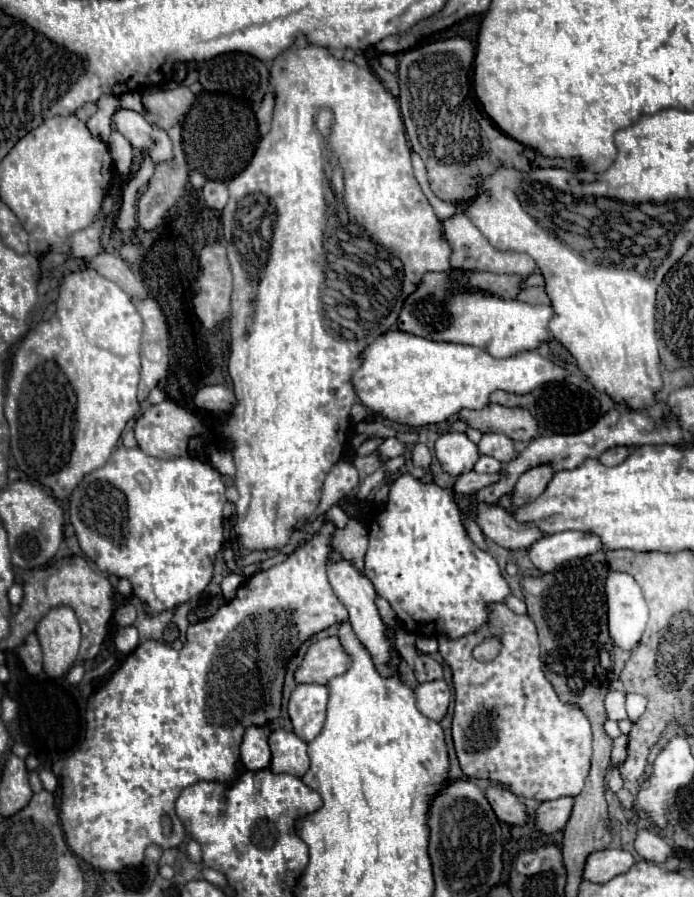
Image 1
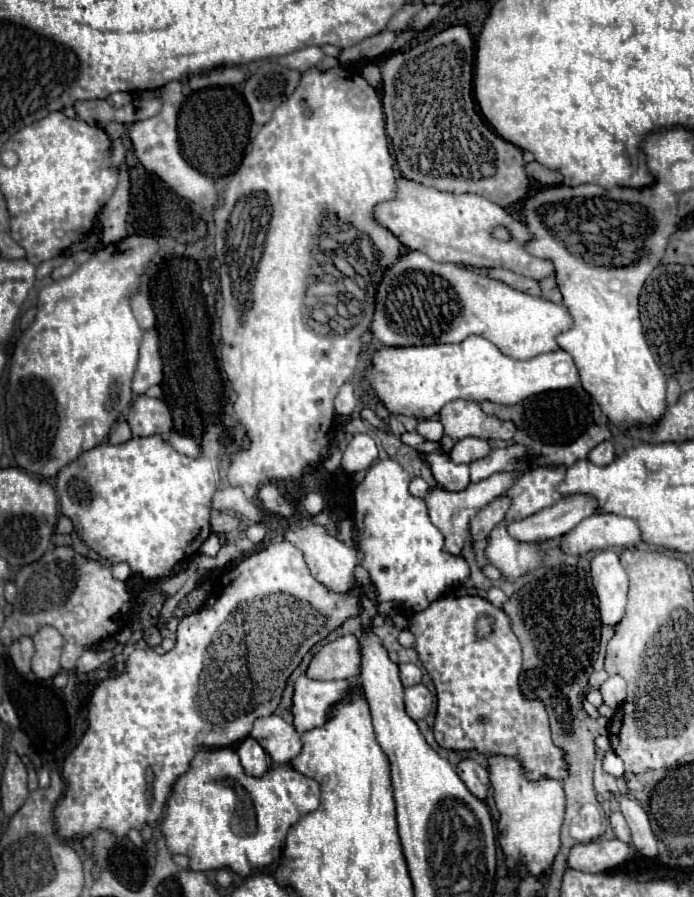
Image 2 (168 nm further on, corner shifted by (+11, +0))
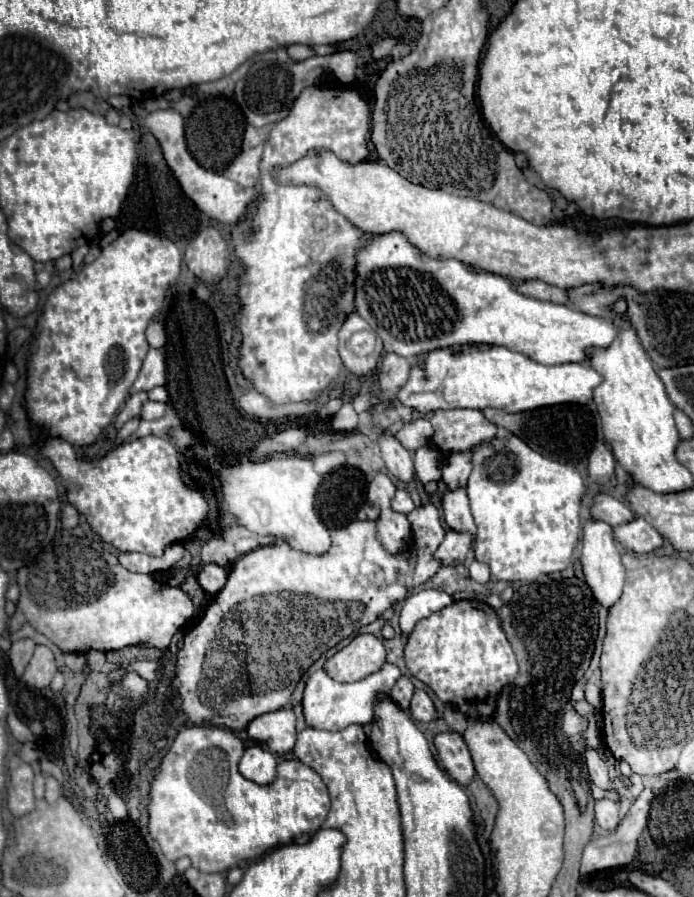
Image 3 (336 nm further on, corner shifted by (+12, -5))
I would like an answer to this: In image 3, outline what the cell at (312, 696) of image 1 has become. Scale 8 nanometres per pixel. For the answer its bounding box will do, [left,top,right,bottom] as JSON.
[303,662,401,730]

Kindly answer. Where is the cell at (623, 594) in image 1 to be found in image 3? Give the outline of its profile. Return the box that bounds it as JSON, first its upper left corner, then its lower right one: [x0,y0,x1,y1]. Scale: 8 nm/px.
[581,520,625,608]

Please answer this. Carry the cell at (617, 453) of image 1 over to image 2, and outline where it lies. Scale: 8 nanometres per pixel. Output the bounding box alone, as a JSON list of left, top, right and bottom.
[588,441,614,465]

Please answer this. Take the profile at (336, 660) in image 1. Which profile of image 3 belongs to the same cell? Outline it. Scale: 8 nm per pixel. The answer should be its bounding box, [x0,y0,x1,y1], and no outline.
[323,634,383,682]

